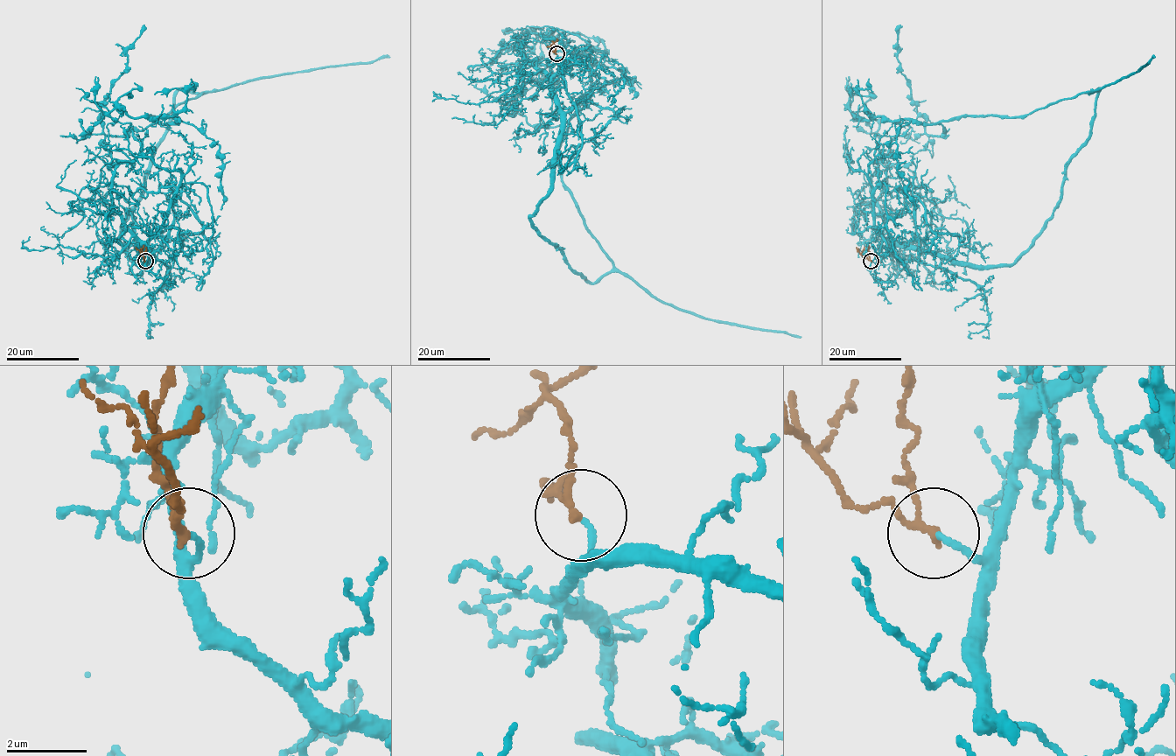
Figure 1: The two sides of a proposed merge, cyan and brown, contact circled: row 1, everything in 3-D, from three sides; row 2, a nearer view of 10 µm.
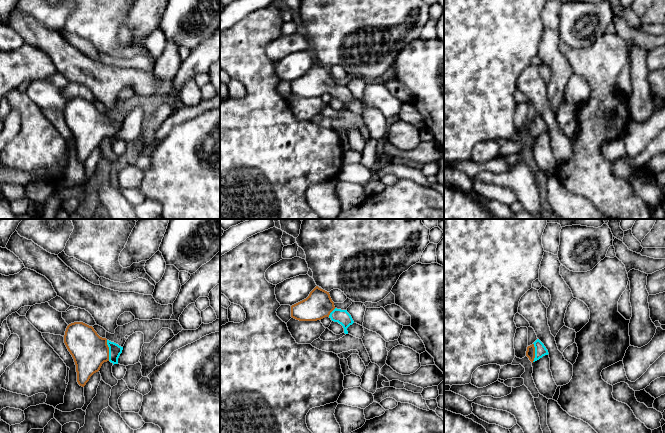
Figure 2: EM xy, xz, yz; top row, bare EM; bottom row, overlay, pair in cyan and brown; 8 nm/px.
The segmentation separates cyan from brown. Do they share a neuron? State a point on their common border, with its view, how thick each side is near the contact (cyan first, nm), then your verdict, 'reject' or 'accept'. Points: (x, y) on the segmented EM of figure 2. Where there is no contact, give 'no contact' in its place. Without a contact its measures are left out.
meets cyan in xy at (109, 350); 100 nm thick on the cyan side, 280 nm on the other; accept

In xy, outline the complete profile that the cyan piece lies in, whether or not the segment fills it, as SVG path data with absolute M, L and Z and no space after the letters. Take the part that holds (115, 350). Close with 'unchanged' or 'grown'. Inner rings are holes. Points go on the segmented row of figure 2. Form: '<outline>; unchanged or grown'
M74 322L67 326L64 343L74 359L77 382L82 387L100 370L104 362L118 364L123 350L118 344L100 337L92 326L83 322Z; grown

